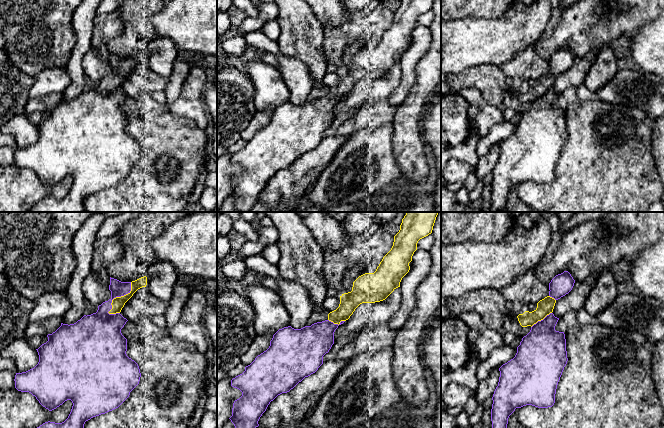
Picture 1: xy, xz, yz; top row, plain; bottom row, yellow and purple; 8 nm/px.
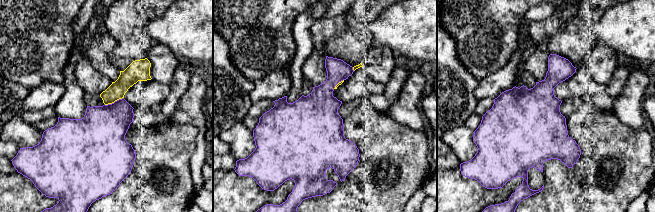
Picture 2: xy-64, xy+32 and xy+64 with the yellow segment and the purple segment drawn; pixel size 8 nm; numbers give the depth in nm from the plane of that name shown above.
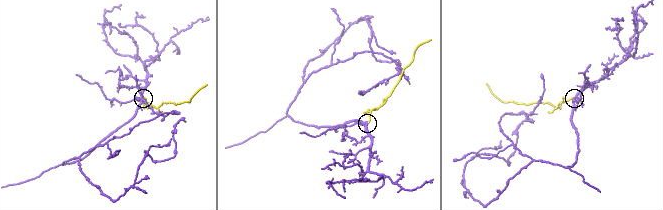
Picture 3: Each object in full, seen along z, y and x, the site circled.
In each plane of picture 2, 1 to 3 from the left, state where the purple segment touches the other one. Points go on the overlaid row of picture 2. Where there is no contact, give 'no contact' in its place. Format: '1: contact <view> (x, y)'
1: contact xy-64 (113, 102)
2: contact xy+32 (338, 83)
3: no contact

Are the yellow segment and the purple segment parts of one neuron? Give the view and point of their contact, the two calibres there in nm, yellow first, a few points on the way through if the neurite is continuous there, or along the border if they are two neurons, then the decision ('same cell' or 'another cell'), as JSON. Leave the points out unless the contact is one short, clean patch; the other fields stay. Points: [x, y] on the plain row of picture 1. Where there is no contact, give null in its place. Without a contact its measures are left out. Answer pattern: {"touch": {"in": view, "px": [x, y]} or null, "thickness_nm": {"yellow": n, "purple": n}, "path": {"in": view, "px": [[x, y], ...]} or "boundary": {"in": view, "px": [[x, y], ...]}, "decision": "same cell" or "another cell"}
{"touch": {"in": "xy", "px": [118, 73]}, "thickness_nm": {"yellow": 100, "purple": 220}, "path": {"in": "xy", "px": [[118, 79], [118, 73], [112, 76], [107, 102]]}, "decision": "same cell"}

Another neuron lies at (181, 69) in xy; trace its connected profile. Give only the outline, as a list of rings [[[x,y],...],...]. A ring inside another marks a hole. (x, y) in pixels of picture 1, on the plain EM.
[[[178,59],[173,67],[172,74],[168,77],[168,85],[165,89],[166,104],[170,105],[180,96],[183,84],[189,75],[191,66],[183,60]]]

